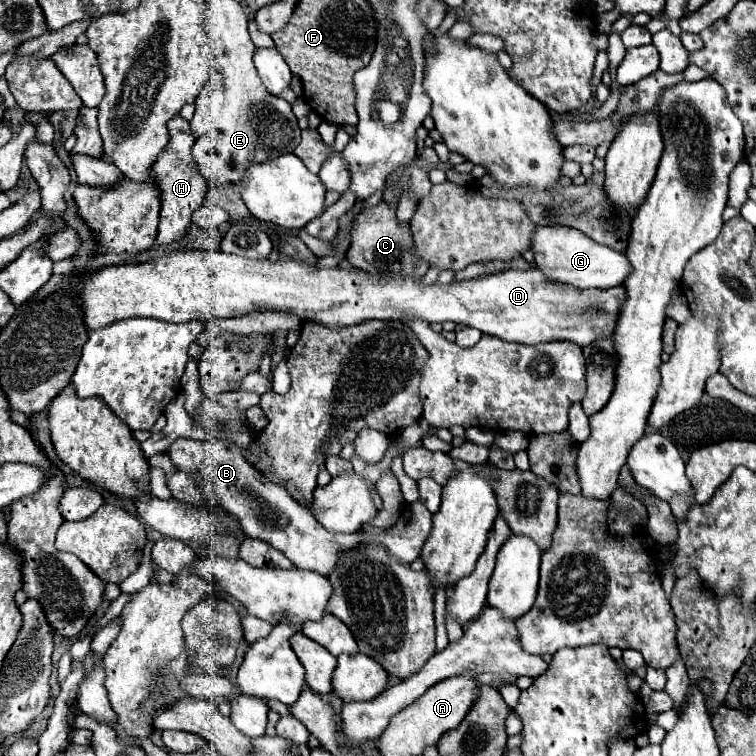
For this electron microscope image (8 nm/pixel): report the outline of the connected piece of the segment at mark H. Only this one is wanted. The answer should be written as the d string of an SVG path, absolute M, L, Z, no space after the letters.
M177 115L167 123L167 127L169 127L171 141L169 141L165 153L161 153L159 161L153 167L153 181L159 185L157 189L161 189L159 229L157 229L157 239L155 239L153 247L181 241L187 235L193 211L203 205L203 195L205 195L205 179L201 177L197 163L191 157L191 147L195 143L195 139L191 135L189 121L185 121L181 115Z

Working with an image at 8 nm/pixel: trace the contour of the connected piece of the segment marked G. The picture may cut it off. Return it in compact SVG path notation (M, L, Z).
M535 227L531 237L531 251L535 257L537 269L545 273L545 277L567 283L577 289L609 289L621 285L629 275L629 261L623 253L617 253L605 245L595 243L591 237L585 237L583 233L577 233L577 229L569 227Z

